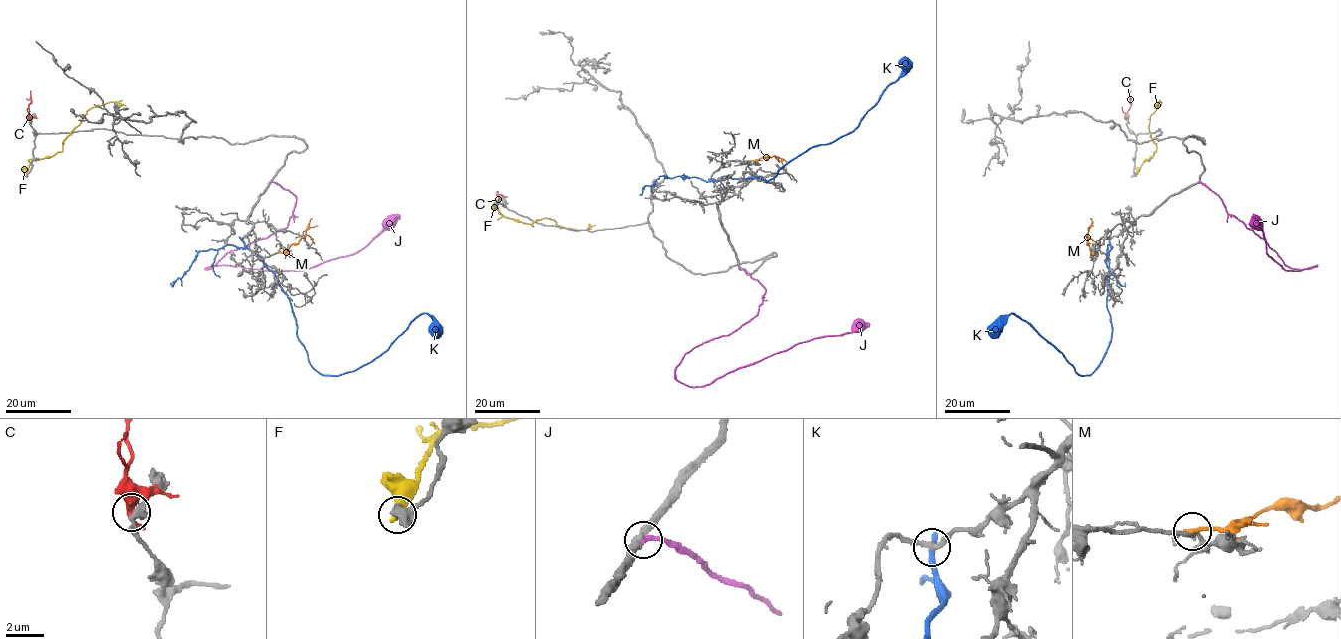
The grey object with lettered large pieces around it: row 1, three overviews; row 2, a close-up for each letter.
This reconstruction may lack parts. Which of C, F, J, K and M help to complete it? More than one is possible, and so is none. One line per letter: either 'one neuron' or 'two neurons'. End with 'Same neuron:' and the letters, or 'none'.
C: two neurons
F: two neurons
J: one neuron
K: two neurons
M: two neurons
Same neuron: J

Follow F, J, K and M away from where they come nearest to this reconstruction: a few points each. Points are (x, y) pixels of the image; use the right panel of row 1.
F: (1136, 175), (1141, 163), (1156, 150), (1149, 130), (1149, 116), (1161, 102), (1155, 105)
J: (1199, 182), (1286, 265), (1317, 265), (1285, 270), (1266, 252), (1262, 225), (1254, 215)
K: (1109, 239), (1112, 337), (1090, 374), (1078, 374), (1014, 314), (989, 335)
M: (1091, 251), (1086, 235), (1091, 223), (1090, 218)

